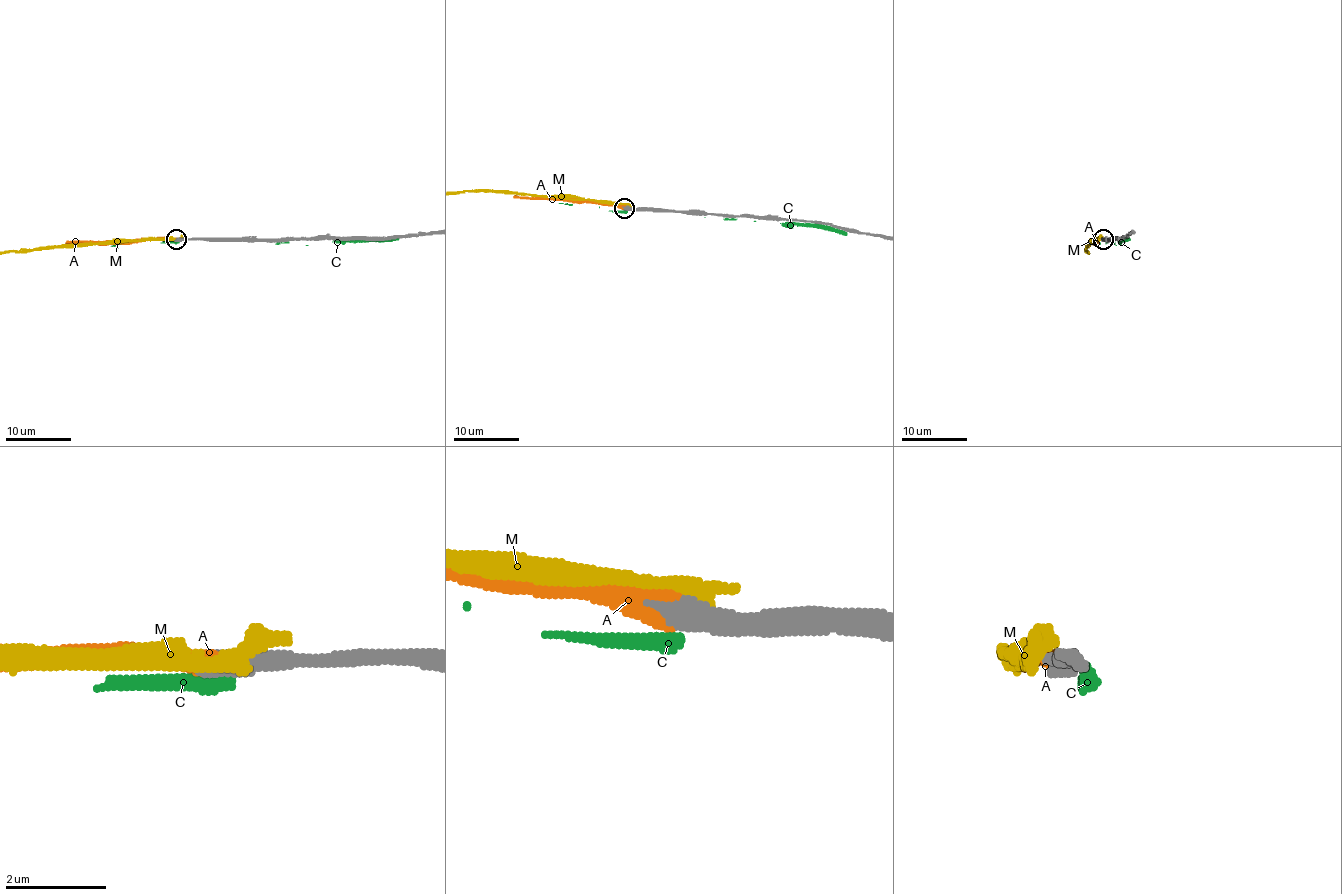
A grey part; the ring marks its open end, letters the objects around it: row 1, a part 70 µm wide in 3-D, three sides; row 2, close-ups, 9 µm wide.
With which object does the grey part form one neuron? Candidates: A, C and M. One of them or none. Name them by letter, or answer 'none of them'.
A

